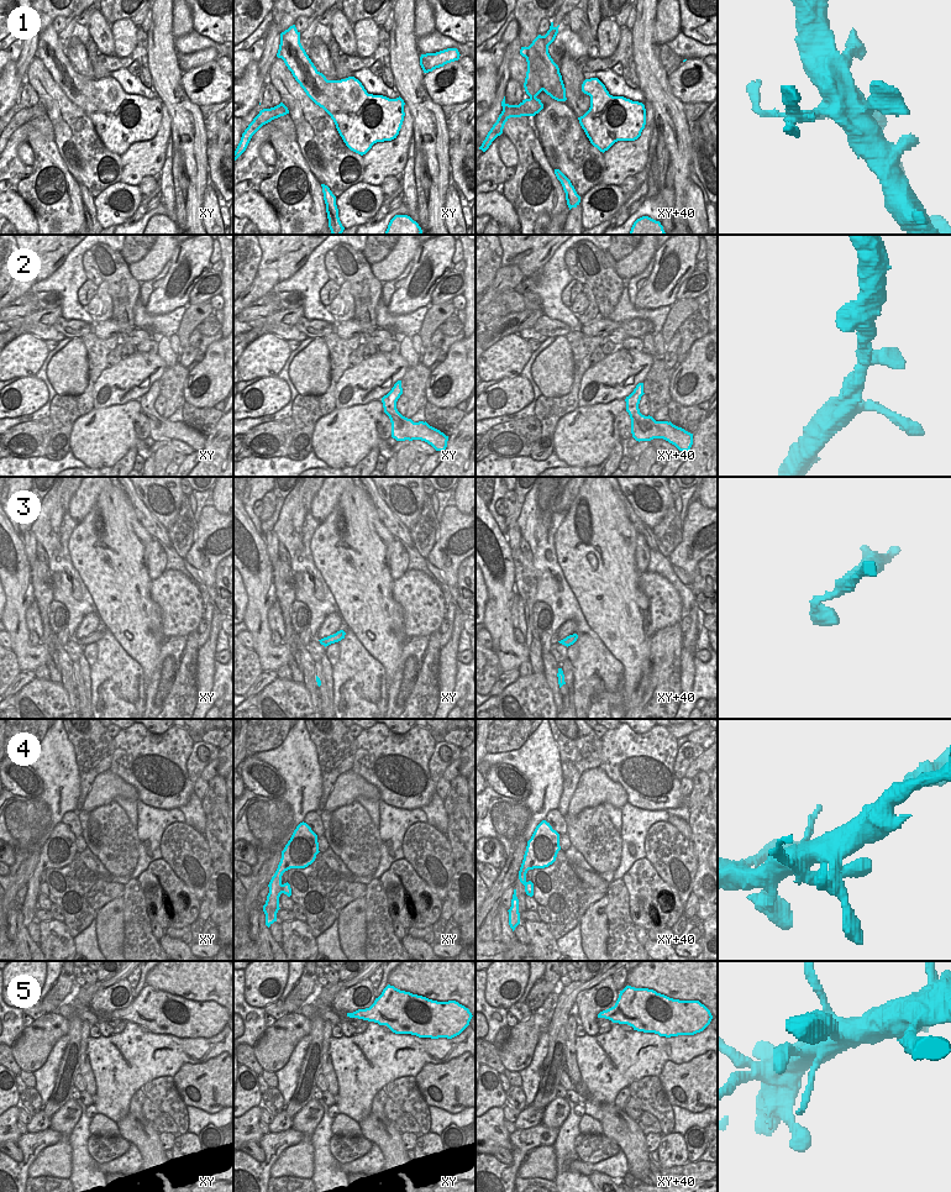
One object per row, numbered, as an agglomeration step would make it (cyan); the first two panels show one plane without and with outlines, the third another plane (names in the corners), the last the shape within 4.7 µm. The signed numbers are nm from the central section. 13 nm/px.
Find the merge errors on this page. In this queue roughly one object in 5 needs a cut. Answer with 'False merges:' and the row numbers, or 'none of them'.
False merges: 1

